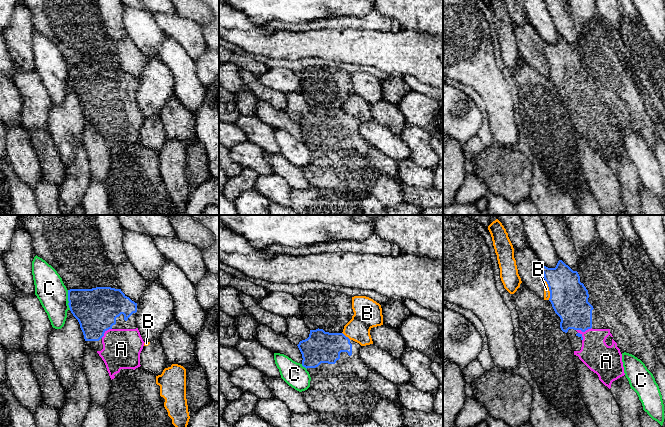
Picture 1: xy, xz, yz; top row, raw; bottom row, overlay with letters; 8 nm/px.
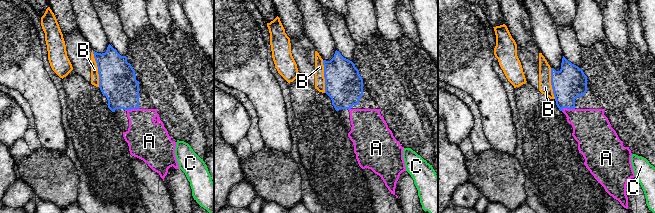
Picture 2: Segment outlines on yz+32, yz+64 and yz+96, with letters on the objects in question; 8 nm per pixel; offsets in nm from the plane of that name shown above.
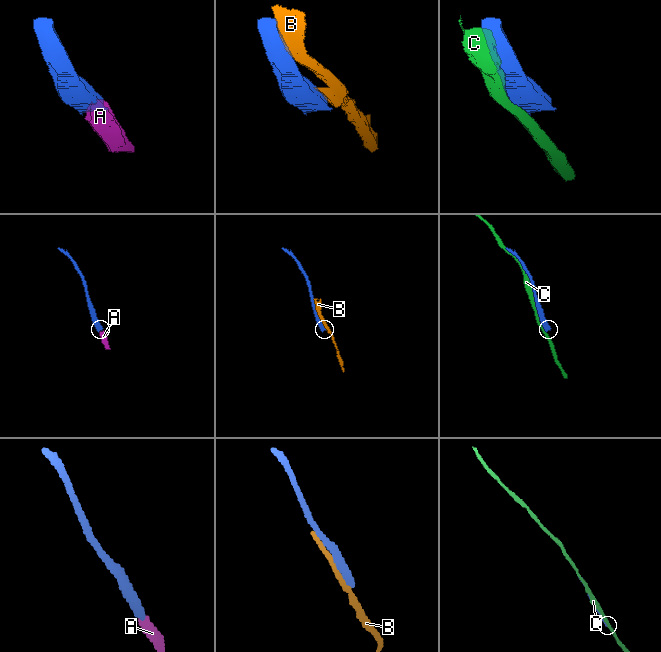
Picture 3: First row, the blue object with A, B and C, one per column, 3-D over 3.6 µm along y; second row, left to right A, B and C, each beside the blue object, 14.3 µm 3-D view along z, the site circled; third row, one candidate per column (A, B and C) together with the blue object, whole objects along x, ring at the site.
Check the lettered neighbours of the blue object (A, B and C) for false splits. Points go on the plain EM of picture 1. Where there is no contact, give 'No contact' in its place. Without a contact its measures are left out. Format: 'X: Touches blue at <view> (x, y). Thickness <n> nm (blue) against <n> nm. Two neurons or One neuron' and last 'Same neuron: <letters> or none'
A: Touches blue at yz (582, 107). Thickness 280 nm (blue) against 240 nm. One neuron
B: Touches blue at yz (549, 66). Thickness 300 nm (blue) against 50 nm. Two neurons
C: Touches blue at xy (68, 76). Thickness 340 nm (blue) against 240 nm. Two neurons
Same neuron: A

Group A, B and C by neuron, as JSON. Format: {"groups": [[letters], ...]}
{"groups": [["A"], ["B"], ["C"]]}

